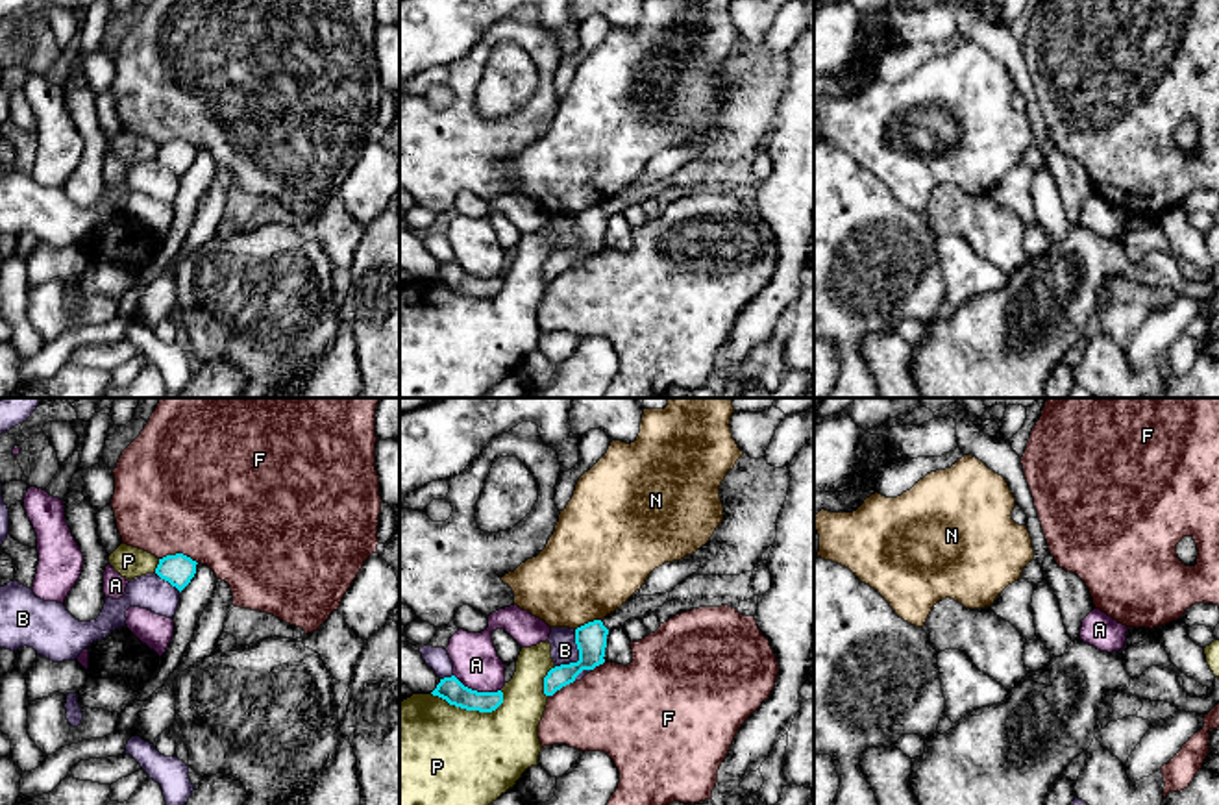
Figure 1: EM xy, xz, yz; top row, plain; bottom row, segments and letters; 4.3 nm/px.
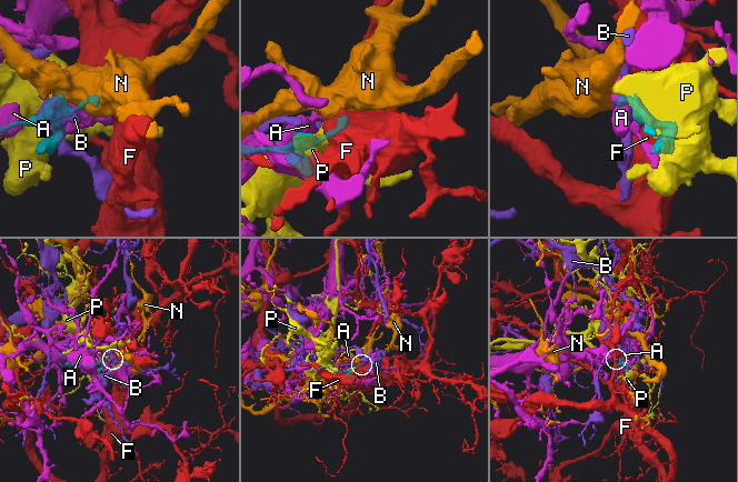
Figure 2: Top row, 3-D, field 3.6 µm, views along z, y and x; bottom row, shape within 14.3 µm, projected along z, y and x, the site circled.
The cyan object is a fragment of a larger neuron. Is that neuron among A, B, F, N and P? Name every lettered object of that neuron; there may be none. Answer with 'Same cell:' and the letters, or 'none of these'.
Same cell: none of these

